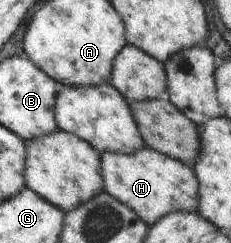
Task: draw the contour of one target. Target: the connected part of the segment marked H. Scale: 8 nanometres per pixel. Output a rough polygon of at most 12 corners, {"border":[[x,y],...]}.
{"border":[[143,147],[100,153],[104,190],[148,225],[197,212],[184,162]]}

